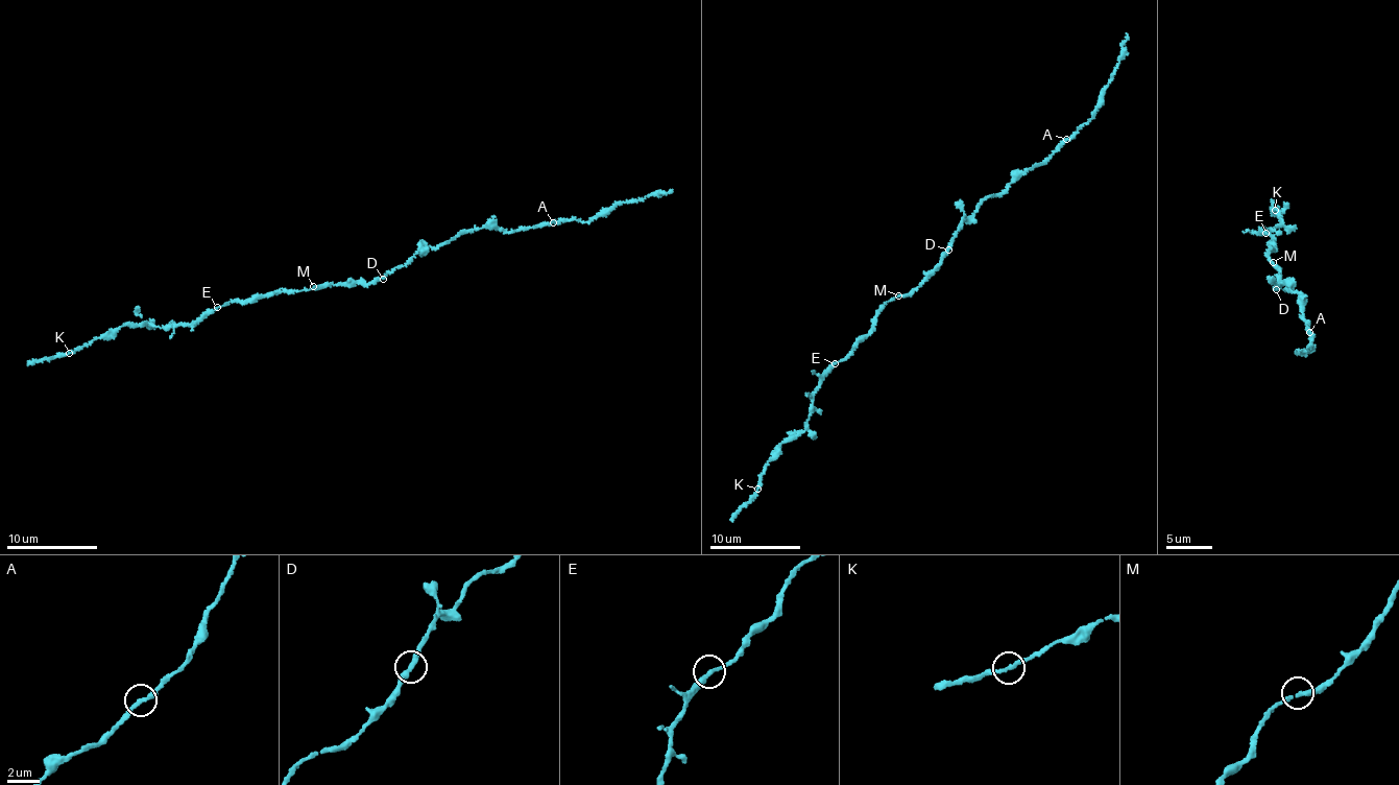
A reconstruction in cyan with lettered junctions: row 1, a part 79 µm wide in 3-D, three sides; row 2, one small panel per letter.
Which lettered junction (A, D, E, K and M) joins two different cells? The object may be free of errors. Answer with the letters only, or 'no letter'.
no letter

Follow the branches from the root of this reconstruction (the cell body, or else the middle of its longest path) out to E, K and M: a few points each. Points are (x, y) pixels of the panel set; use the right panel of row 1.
E: (1281, 280), (1278, 277), (1278, 268), (1265, 256), (1269, 250), (1274, 248), (1269, 243), (1273, 238), (1265, 233)
K: (1281, 280), (1265, 256), (1274, 248), (1269, 243), (1273, 238), (1259, 232), (1281, 224), (1275, 210)
M: (1281, 280), (1273, 262)

